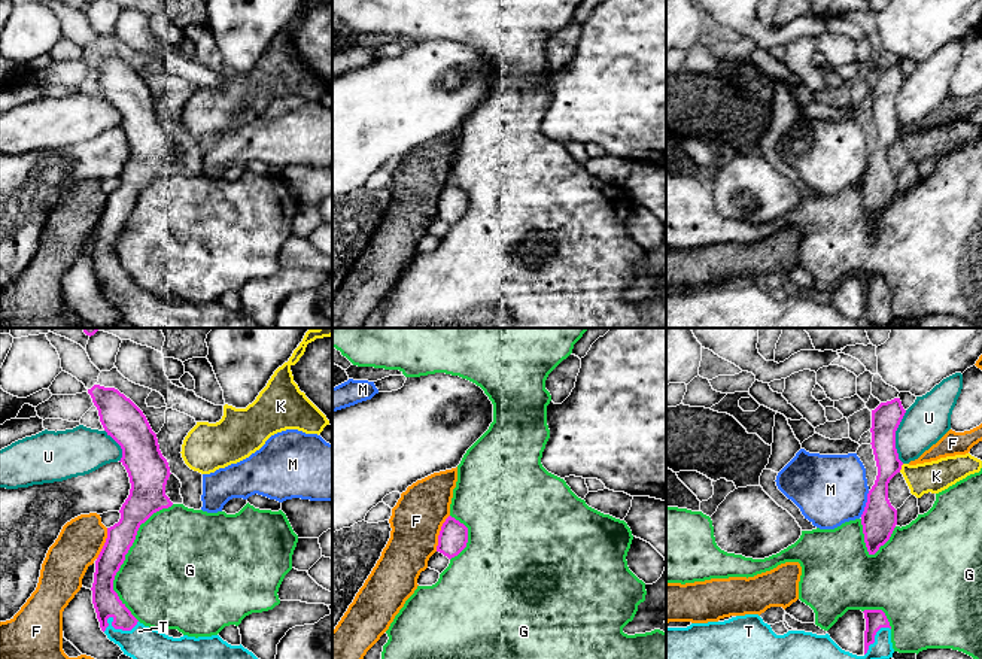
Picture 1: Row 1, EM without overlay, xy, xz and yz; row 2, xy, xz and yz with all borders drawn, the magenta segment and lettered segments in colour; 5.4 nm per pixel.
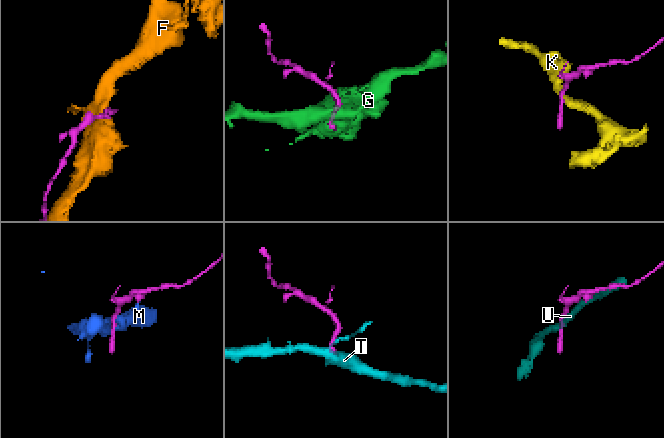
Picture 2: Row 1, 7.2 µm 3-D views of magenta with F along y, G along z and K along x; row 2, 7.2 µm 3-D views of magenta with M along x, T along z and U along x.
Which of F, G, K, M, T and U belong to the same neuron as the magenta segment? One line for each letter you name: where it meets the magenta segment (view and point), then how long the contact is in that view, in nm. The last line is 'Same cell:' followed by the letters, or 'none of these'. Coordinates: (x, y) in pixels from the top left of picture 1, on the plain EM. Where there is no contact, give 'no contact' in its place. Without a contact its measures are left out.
T: contact xy (121, 294); length 200 nm
Same cell: T

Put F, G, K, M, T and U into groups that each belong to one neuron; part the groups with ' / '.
F / G / K / M / T / U

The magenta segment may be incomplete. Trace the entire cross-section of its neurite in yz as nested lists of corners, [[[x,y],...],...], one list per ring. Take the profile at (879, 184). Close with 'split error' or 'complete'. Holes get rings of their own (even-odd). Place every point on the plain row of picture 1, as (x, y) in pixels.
[[[900,64],[881,69],[872,76],[870,110],[878,142],[867,160],[867,168],[861,180],[864,209],[869,221],[875,221],[890,206],[897,191],[897,176],[888,165],[888,149],[900,139],[903,131],[896,115],[896,97],[905,79],[906,76]]]; complete

